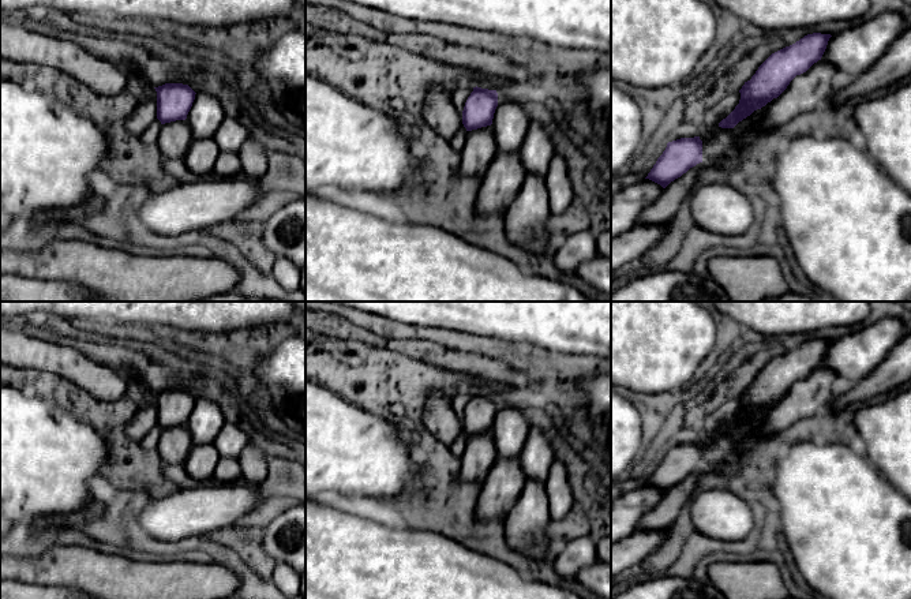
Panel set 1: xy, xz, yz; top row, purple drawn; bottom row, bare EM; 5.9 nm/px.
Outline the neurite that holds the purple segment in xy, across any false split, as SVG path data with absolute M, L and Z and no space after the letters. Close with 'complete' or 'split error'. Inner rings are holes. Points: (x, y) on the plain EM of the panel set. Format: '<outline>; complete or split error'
M165 389L157 397L157 424L161 430L185 426L195 405L195 397L183 389Z; complete

